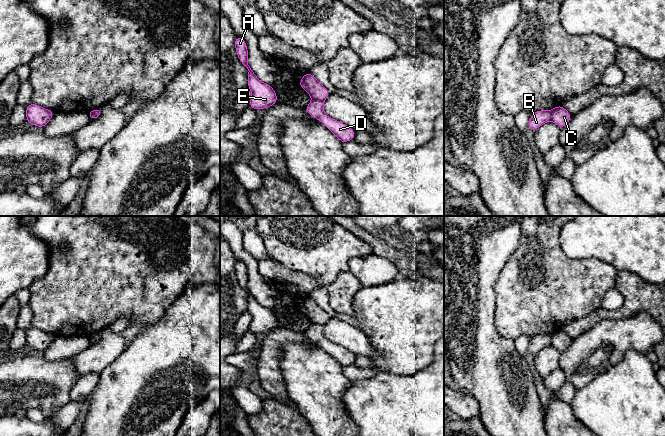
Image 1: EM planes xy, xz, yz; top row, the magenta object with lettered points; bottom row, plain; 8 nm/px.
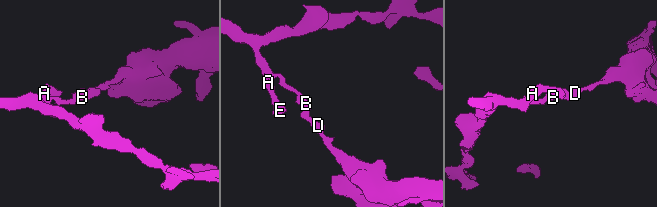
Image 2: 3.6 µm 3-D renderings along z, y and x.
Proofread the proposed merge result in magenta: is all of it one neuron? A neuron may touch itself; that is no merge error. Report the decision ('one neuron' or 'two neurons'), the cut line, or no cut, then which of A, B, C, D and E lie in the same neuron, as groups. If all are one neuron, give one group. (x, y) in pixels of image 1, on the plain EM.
two neurons; cut xz (312, 323), (323, 325); groups A B E / C D

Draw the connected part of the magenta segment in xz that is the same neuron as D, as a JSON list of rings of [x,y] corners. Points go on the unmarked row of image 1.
[[[319,323],[312,324],[304,333],[310,340],[323,347],[326,352],[341,365],[342,368],[354,364],[355,355],[353,353],[325,338],[324,325]]]

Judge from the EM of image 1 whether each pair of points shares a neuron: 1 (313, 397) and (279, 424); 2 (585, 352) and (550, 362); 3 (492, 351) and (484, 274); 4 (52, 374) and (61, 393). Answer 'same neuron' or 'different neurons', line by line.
1: different neurons
2: different neurons
3: same neuron
4: same neuron

